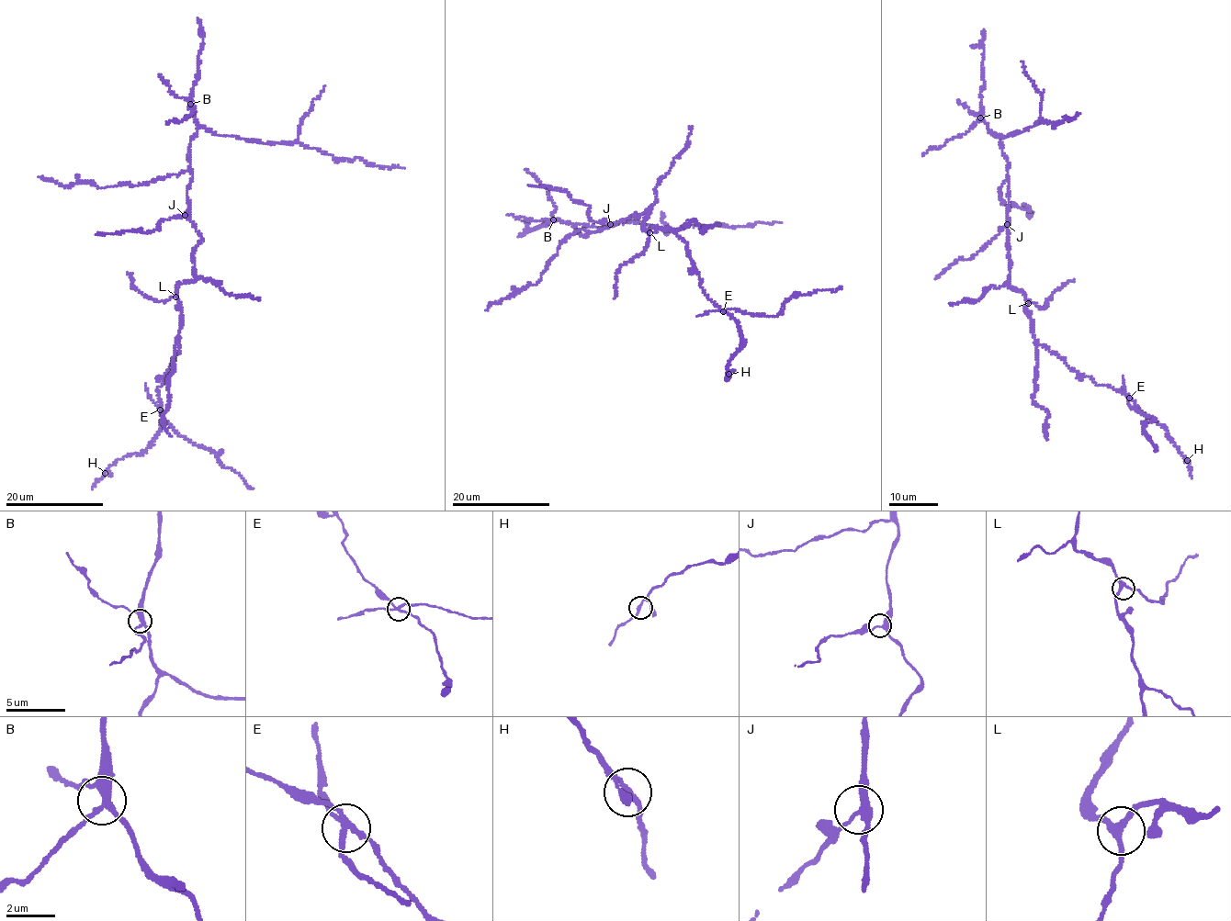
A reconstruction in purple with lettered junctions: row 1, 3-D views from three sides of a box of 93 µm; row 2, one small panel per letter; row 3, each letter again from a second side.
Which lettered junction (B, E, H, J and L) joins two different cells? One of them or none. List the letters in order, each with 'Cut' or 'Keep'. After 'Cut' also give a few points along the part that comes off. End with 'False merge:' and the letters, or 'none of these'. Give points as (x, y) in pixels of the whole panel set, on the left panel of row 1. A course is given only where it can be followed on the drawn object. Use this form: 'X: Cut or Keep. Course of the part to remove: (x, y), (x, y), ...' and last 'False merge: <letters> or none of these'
B: Keep
E: Cut. Course of the part to remove: (160, 410), (160, 415), (177, 434), (207, 447), (217, 455), (224, 468), (238, 472), (253, 488)
H: Keep
J: Keep
L: Keep
False merge: E

